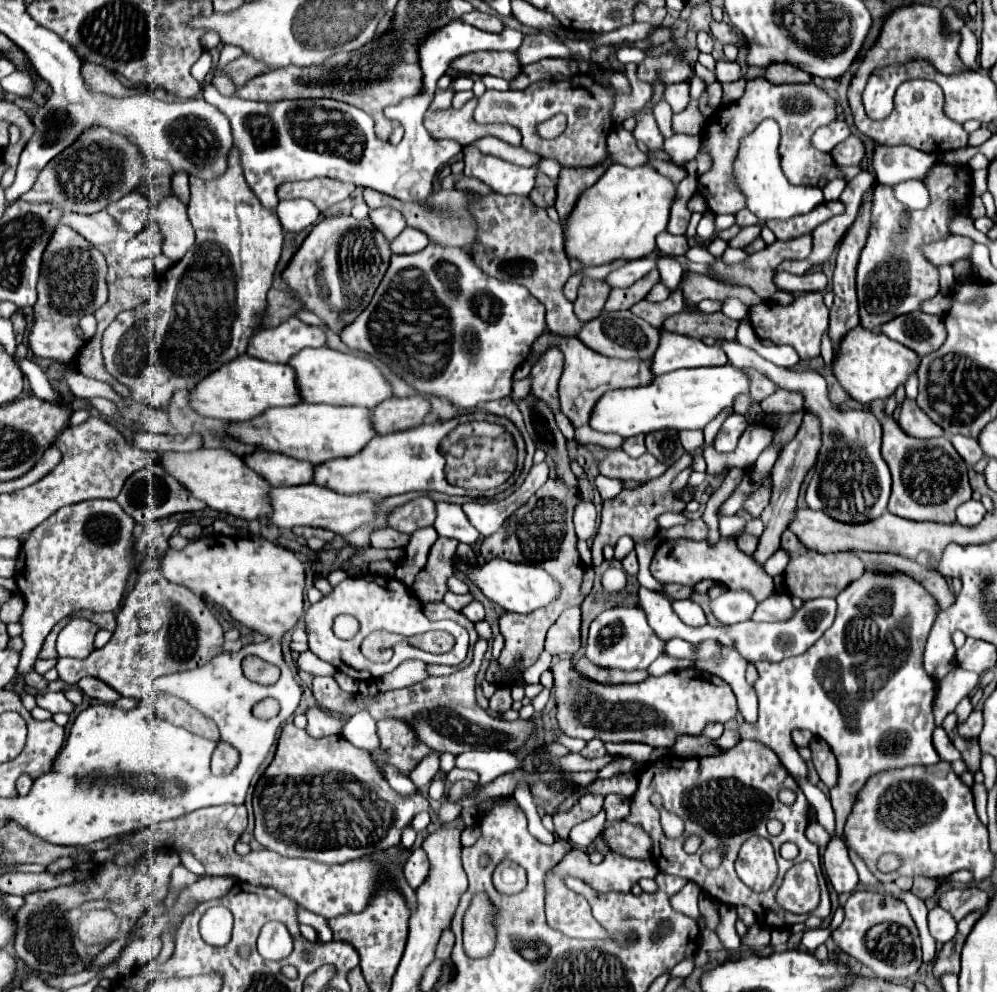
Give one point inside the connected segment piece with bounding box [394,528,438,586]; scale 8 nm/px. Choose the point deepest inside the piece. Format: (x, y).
(421, 541)

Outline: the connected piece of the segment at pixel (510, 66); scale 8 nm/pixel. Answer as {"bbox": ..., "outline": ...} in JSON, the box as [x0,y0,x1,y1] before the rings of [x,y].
{"bbox":[450,52,520,80],"outline":[[[472,52],[468,56],[452,60],[450,68],[462,74],[492,74],[504,80],[512,80],[520,72],[520,62],[516,58],[516,52]]]}

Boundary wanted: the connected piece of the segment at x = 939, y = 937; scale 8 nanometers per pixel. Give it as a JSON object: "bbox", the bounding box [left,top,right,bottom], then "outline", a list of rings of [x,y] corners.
{"bbox":[928,906,956,944],"outline":[[[936,906],[928,913],[928,930],[936,938],[936,942],[944,944],[944,942],[952,940],[956,934],[956,920],[952,918],[950,912]]]}

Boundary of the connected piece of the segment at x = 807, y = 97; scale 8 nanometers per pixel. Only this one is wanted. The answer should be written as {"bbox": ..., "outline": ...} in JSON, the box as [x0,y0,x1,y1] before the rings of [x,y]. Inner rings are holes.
{"bbox":[698,78,844,215],"outline":[[[750,78],[746,82],[746,92],[740,100],[718,108],[710,120],[704,124],[704,138],[700,150],[708,152],[712,158],[712,168],[698,176],[698,192],[706,198],[708,208],[717,215],[737,214],[746,208],[746,198],[739,190],[733,177],[733,164],[736,160],[736,148],[742,136],[756,130],[756,126],[772,118],[780,126],[780,164],[786,178],[792,184],[802,186],[818,186],[820,180],[834,180],[844,178],[842,170],[838,170],[836,162],[830,154],[818,152],[810,144],[810,136],[818,126],[824,126],[836,118],[836,100],[830,98],[822,88],[816,84],[768,84],[764,78]],[[734,146],[734,148],[732,148]]]}

